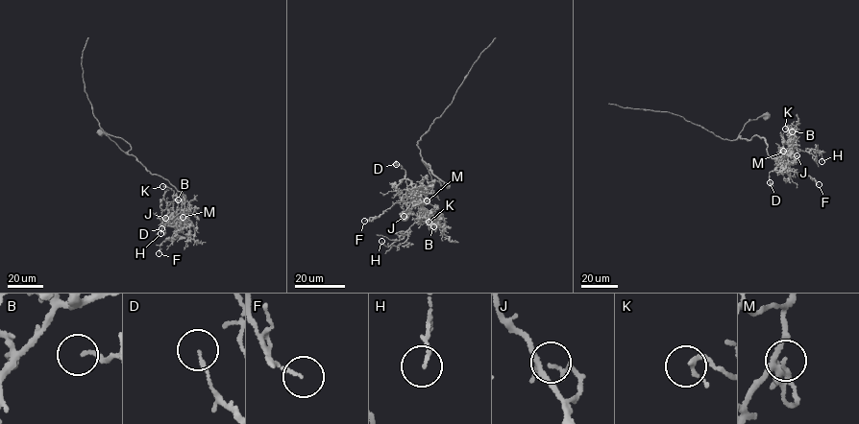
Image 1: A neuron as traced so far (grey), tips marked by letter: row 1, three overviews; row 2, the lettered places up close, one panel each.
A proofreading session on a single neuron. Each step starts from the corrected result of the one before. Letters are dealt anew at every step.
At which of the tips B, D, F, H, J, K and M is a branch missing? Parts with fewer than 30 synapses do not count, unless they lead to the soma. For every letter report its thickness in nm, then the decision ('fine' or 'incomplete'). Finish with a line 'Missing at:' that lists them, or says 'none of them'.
B: calibre 140 nm; fine
D: calibre 110 nm; fine
F: calibre 90 nm; fine
H: calibre 100 nm; fine
J: calibre 140 nm; fine
K: calibre 120 nm; fine
M: calibre 110 nm; fine
Missing at: none of them

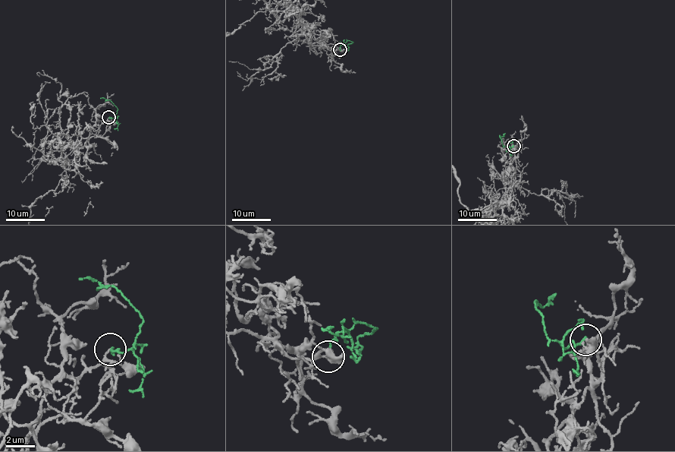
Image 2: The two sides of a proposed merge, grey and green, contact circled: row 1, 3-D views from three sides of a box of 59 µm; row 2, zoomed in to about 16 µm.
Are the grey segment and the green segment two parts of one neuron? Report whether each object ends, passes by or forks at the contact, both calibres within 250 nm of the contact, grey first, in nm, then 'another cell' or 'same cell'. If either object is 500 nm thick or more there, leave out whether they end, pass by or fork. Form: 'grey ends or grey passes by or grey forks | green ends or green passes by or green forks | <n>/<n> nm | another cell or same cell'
grey passes by | green ends | 130/180 nm | another cell

